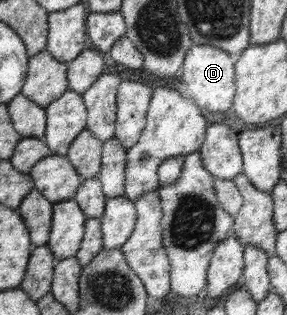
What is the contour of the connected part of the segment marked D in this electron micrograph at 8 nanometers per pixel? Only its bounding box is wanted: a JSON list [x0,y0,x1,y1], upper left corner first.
[182,44,236,114]

